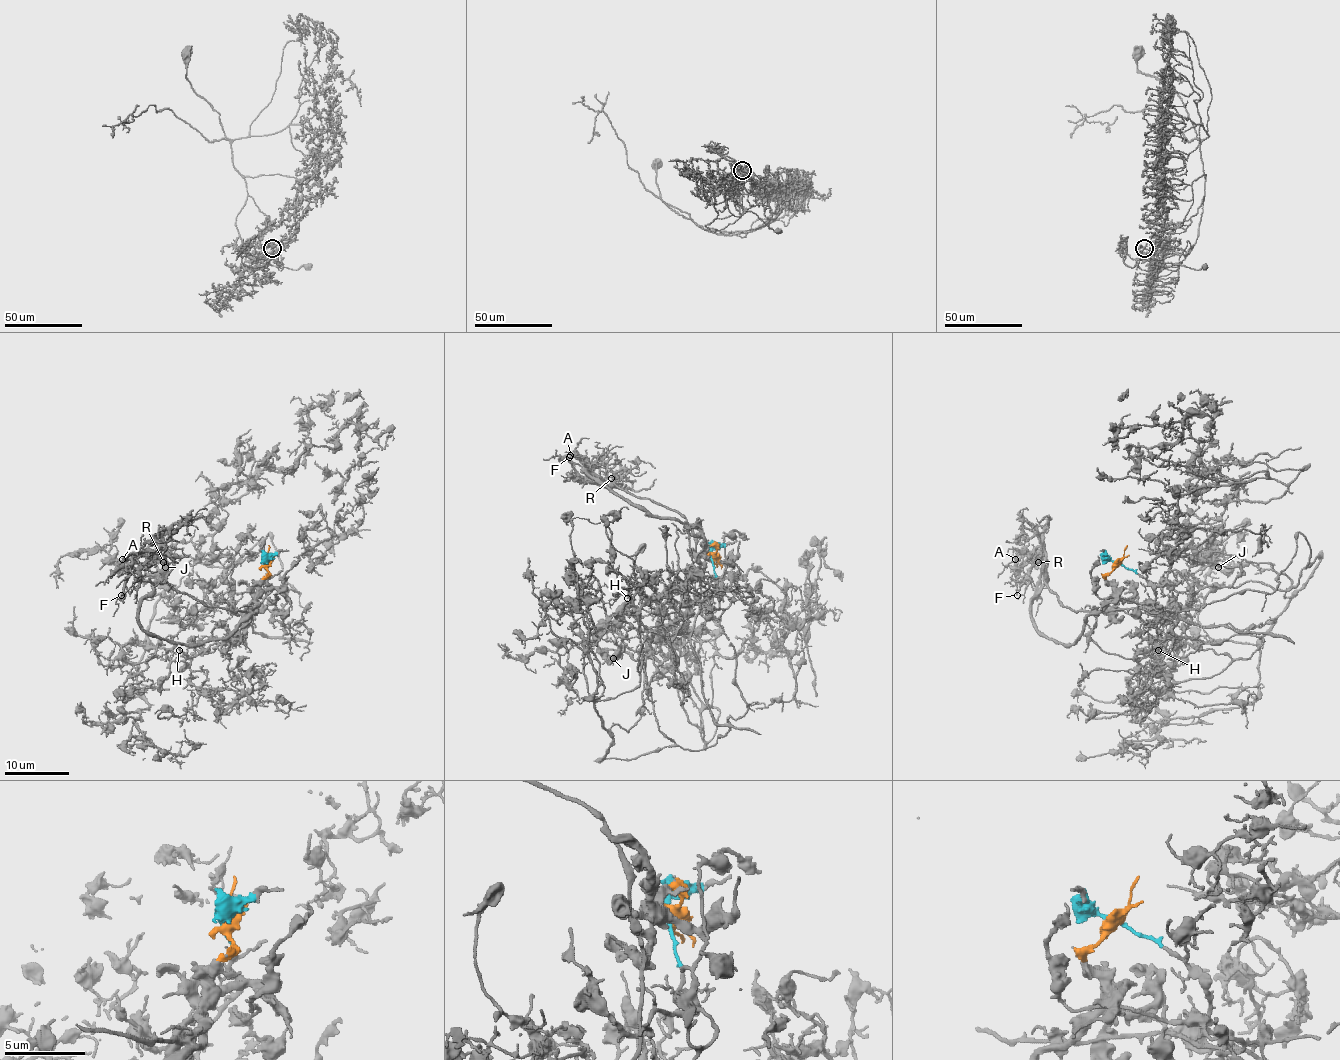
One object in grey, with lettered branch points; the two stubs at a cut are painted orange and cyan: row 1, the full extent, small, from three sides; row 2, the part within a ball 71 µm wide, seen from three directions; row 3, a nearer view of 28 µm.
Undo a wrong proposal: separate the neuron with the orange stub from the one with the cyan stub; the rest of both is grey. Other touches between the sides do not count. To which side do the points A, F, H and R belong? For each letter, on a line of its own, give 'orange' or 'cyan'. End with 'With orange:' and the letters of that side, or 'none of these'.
A: orange
F: orange
H: cyan
R: orange
With orange: A, F, R

